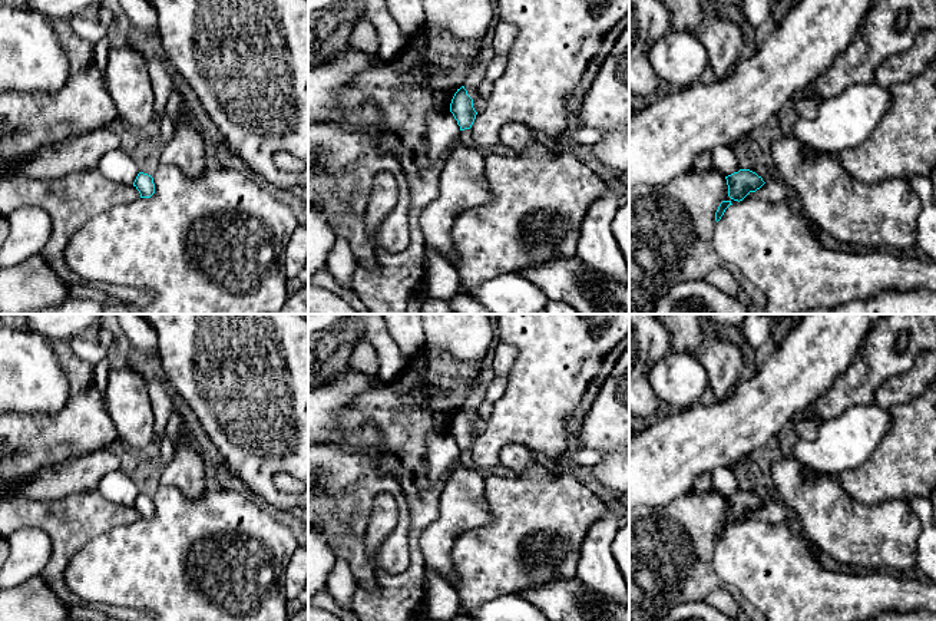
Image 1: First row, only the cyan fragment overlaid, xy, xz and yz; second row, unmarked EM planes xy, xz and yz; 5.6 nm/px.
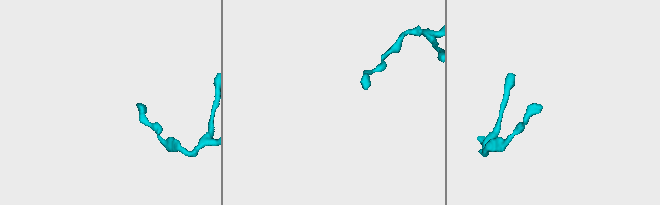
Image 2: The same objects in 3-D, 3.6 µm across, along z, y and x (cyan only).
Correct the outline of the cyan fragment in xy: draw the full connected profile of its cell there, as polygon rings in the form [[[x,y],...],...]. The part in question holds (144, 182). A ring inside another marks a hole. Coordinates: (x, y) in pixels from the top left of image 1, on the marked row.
[[[139,172],[133,186],[139,191],[140,198],[151,198],[155,194],[153,178],[148,174]]]

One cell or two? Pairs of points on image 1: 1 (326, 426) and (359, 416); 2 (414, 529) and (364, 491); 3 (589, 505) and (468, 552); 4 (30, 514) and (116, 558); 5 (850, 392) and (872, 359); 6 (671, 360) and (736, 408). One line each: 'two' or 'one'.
1: two
2: two
3: one
4: two
5: one
6: two

